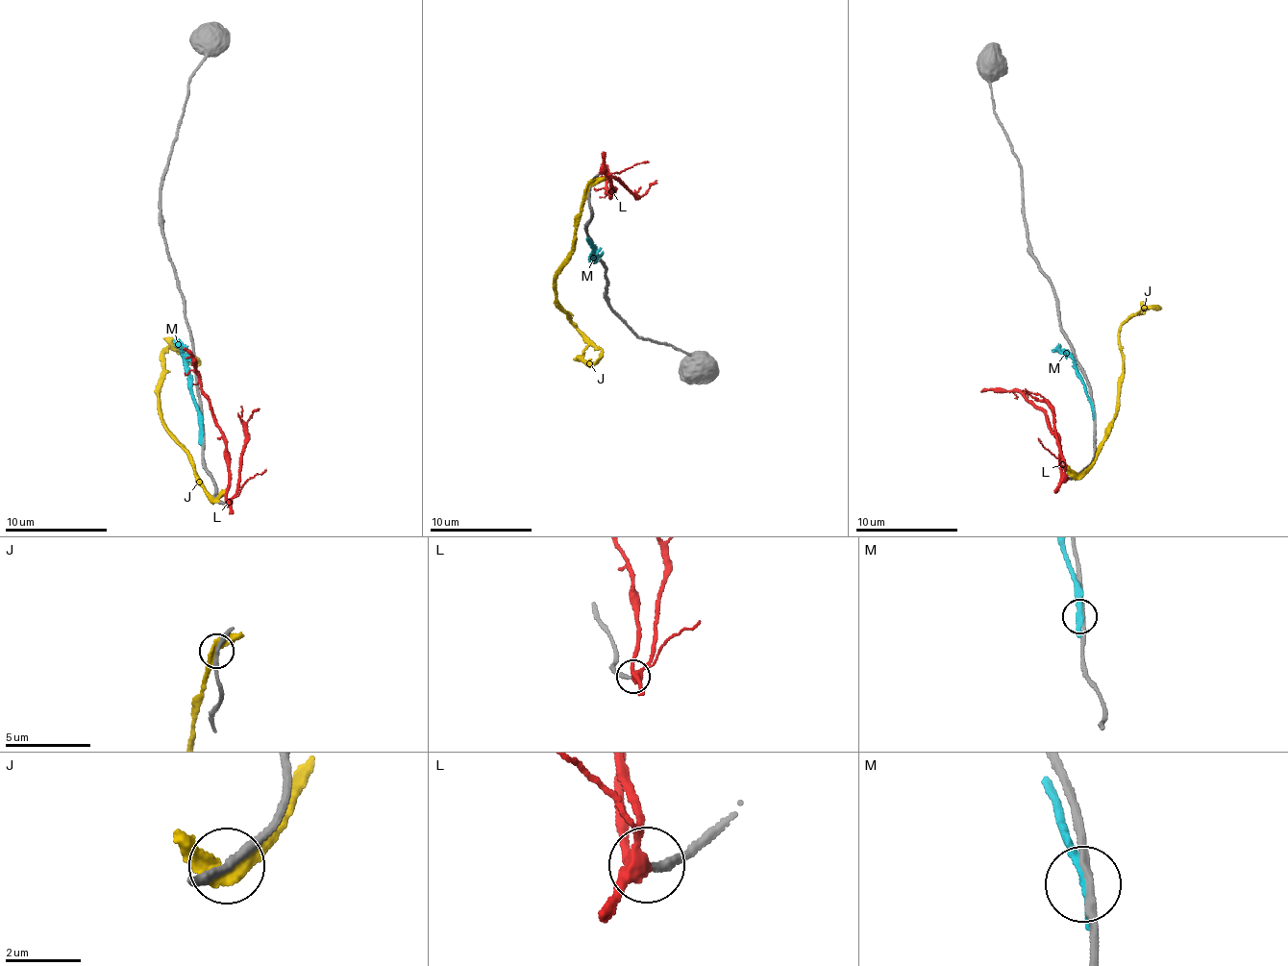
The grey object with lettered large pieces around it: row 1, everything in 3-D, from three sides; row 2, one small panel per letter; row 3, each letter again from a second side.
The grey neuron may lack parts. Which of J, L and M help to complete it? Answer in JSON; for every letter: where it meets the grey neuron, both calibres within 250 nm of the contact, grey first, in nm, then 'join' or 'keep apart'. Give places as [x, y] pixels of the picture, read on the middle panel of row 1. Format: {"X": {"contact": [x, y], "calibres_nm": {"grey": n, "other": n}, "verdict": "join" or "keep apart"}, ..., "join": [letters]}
{"J": {"contact": [588, 187], "calibres_nm": {"grey": 220, "other": 280}, "verdict": "keep apart"}, "L": {"contact": [600, 173], "calibres_nm": {"grey": 200, "other": 300}, "verdict": "join"}, "M": {"contact": [591, 243], "calibres_nm": {"grey": 200, "other": 200}, "verdict": "keep apart"}, "join": ["L"]}

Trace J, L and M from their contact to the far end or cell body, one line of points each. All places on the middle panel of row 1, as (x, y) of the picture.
J: (589, 188), (581, 211), (574, 250), (557, 275), (556, 297), (586, 343), (585, 365), (591, 366)
L: (600, 172), (603, 170), (614, 192), (613, 189), (611, 198), (606, 190), (606, 167), (600, 163)
M: (592, 244), (595, 262), (596, 260), (589, 262)

